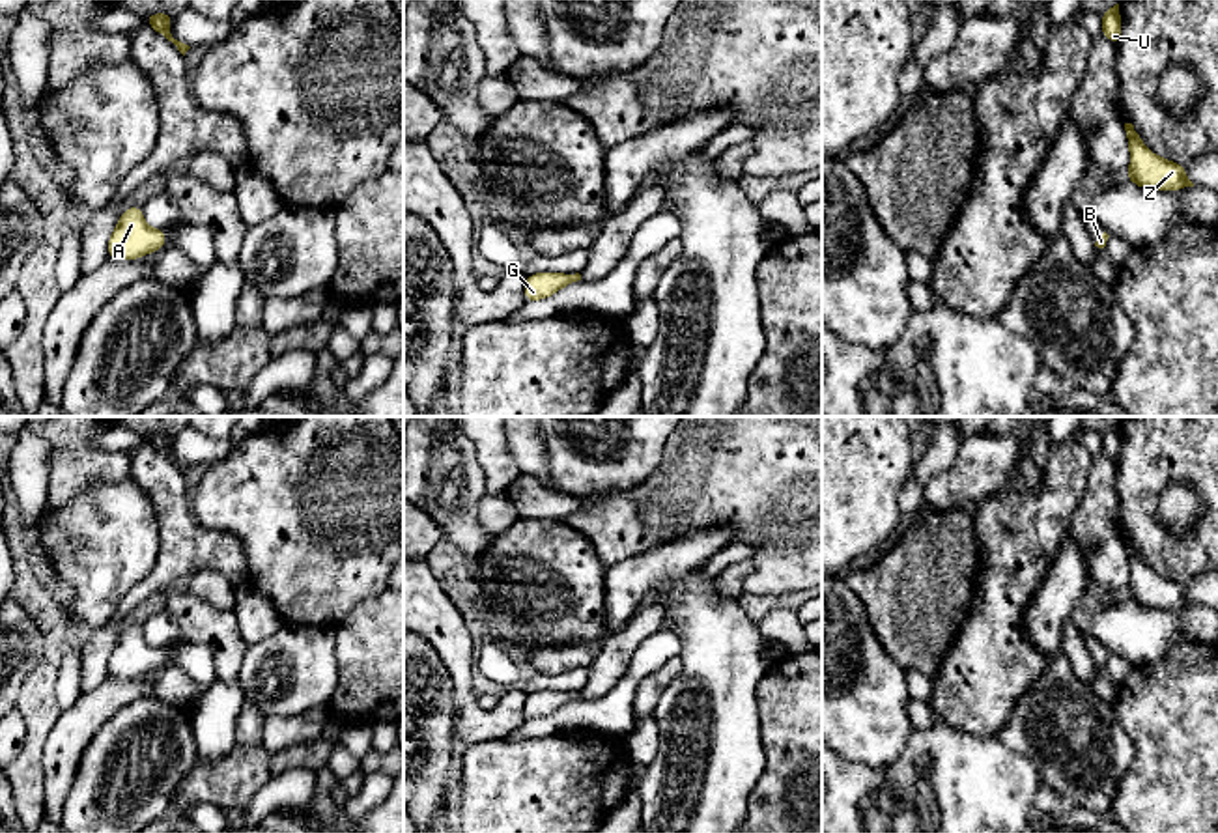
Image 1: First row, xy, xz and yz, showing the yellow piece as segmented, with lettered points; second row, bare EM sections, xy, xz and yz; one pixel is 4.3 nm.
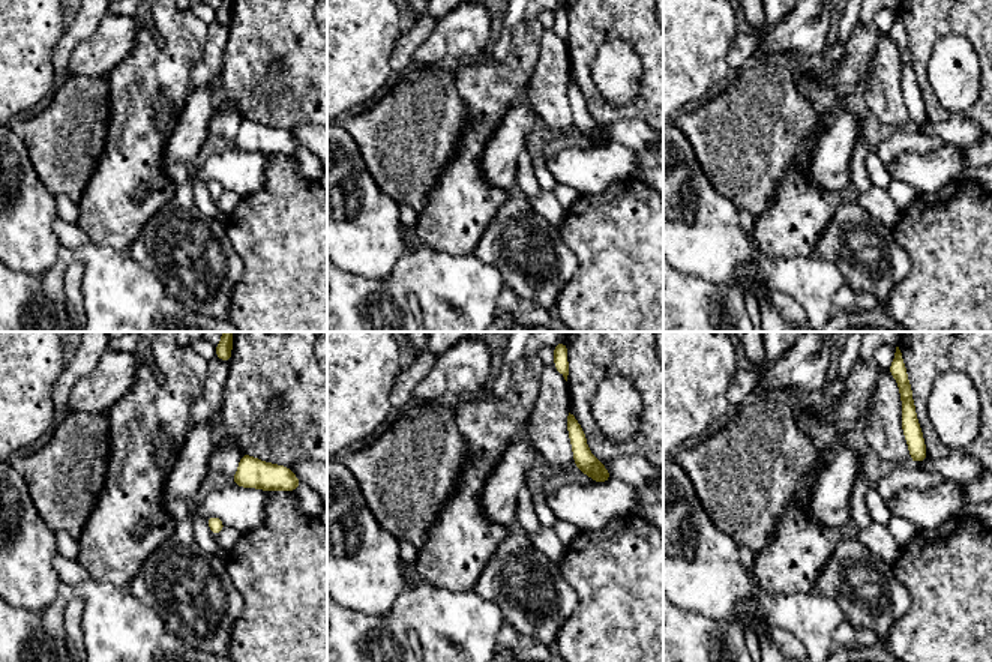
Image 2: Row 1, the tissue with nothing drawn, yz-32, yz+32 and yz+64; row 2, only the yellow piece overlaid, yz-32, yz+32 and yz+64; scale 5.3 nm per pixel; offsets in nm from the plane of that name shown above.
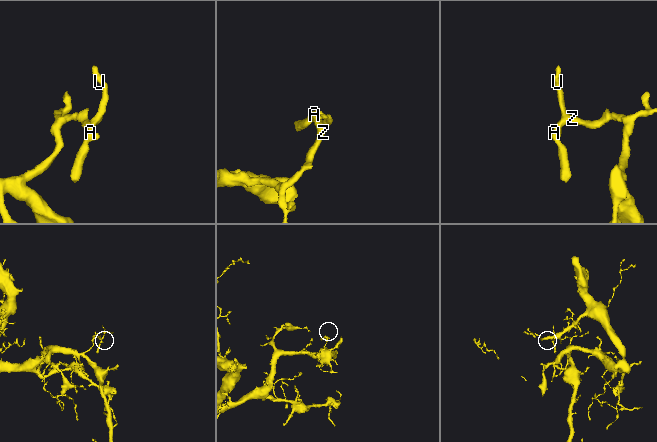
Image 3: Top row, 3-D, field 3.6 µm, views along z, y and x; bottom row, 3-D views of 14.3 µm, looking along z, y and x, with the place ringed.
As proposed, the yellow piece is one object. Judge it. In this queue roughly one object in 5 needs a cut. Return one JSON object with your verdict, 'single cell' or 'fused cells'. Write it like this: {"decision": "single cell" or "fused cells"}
{"decision": "single cell"}

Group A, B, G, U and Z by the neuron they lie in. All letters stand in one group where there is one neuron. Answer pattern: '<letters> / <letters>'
A B G U Z

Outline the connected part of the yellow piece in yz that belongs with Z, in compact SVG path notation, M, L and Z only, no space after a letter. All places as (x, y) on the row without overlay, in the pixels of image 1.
M1125 542L1125 549L1130 566L1128 600L1141 607L1156 609L1194 605L1194 601L1186 596L1183 583L1166 579L1149 570L1132 542Z

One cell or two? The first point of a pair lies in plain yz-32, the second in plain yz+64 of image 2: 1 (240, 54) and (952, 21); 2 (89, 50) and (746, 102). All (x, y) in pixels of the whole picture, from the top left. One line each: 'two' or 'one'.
1: one
2: two

